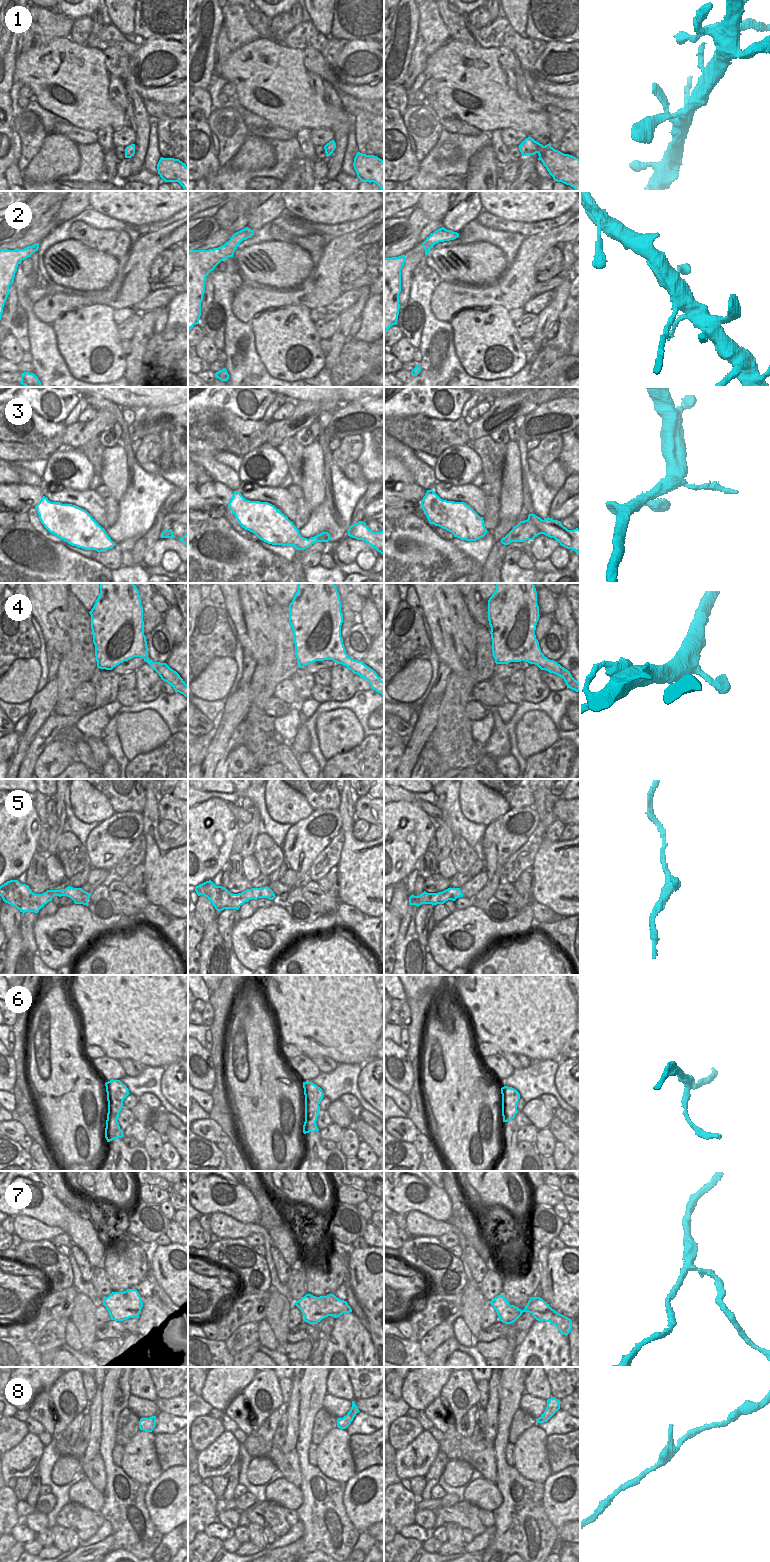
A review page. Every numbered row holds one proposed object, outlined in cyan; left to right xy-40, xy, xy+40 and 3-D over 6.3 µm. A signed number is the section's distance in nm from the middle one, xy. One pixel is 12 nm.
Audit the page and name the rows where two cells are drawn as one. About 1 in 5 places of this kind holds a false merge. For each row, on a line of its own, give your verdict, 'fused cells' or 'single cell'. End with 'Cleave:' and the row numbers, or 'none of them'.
1: single cell
2: single cell
3: fused cells
4: single cell
5: single cell
6: single cell
7: single cell
8: single cell
Cleave: 3

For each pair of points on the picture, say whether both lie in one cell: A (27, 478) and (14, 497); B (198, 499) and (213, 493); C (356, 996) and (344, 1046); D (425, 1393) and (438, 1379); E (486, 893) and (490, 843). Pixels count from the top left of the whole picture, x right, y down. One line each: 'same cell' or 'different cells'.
A: different cells
B: same cell
C: same cell
D: same cell
E: same cell

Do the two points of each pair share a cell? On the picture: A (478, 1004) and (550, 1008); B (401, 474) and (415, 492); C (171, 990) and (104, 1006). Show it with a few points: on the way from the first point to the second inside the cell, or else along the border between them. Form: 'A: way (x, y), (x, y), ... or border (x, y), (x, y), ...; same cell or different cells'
A: way (496, 1004), (523, 1004), (527, 1008), (532, 1008); same cell
B: border (414, 482), (409, 484), (398, 482), (394, 486); different cells
C: way (154, 994), (135, 1001), (128, 1006), (121, 1006); same cell

